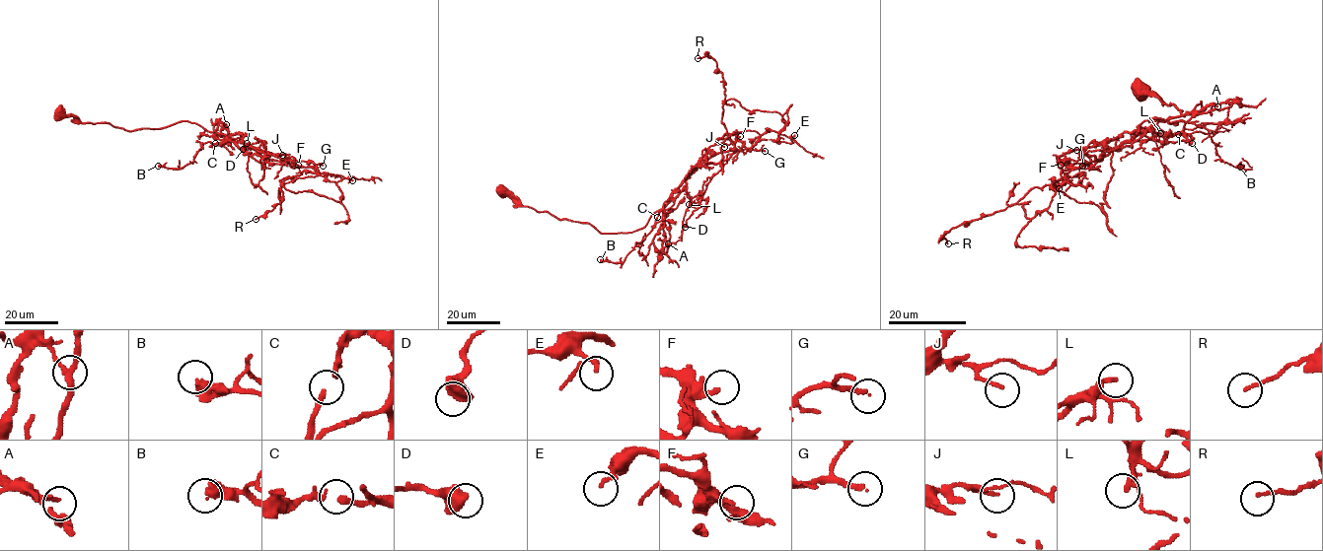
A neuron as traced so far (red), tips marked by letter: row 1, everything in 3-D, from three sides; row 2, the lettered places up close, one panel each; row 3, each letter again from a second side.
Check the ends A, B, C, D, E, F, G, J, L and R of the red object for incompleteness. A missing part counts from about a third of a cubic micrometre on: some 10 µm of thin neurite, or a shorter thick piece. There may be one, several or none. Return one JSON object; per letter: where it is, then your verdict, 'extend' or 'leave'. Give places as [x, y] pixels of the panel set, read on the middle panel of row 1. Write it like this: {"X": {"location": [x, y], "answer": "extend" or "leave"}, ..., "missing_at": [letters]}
{"A": {"location": [668, 243], "answer": "leave"}, "B": {"location": [600, 259], "answer": "leave"}, "C": {"location": [657, 217], "answer": "leave"}, "D": {"location": [685, 227], "answer": "leave"}, "E": {"location": [794, 135], "answer": "leave"}, "F": {"location": [740, 136], "answer": "leave"}, "G": {"location": [765, 151], "answer": "extend"}, "J": {"location": [724, 147], "answer": "leave"}, "L": {"location": [689, 204], "answer": "leave"}, "R": {"location": [698, 58], "answer": "leave"}, "missing_at": ["G"]}

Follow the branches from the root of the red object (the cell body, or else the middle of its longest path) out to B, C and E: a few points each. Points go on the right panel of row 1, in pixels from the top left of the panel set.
B: (1141, 91), (1183, 115), (1201, 112), (1201, 102), (1157, 125), (1172, 136), (1208, 134), (1219, 158), (1240, 167)
C: (1141, 91), (1183, 115), (1201, 112), (1201, 102), (1157, 124), (1172, 136), (1185, 135), (1178, 134)
E: (1141, 91), (1183, 115), (1202, 111), (1201, 102), (1161, 120), (1100, 161), (1066, 160), (1052, 184), (1059, 188)

